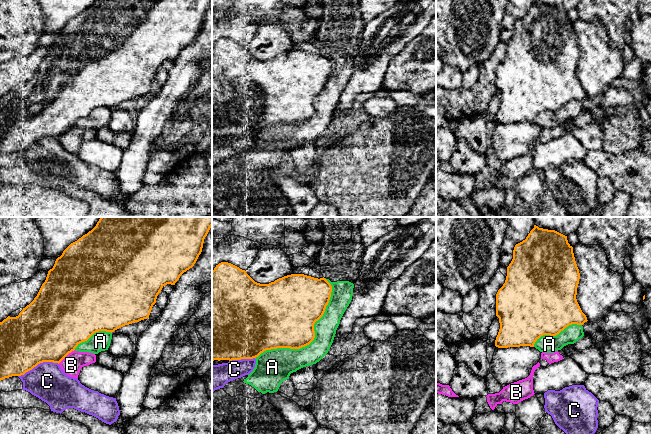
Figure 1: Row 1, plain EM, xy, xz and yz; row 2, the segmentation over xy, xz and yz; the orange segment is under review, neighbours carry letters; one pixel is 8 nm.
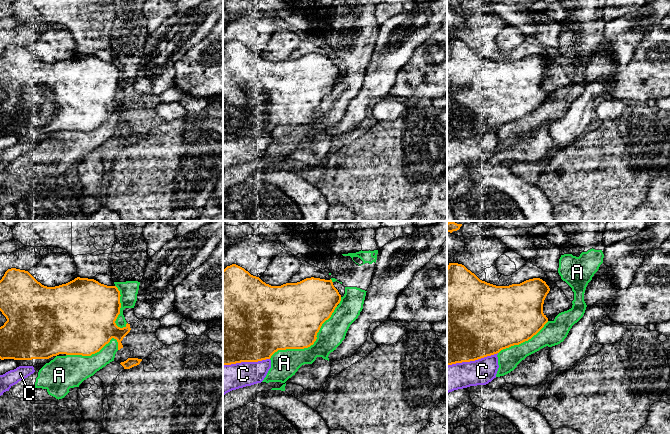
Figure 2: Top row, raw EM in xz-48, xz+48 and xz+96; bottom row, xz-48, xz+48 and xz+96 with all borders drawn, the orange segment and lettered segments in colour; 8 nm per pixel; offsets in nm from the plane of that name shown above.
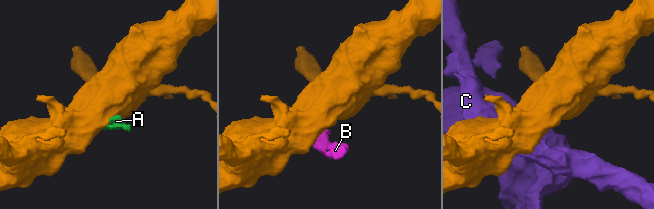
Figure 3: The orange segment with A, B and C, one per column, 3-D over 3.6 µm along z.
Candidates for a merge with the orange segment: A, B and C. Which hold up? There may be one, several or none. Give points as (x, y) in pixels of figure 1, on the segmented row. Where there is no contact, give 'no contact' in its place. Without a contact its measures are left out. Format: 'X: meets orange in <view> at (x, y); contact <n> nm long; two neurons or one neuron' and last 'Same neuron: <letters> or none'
A: meets orange in xz at (314, 337); contact 850 nm long; two neurons
B: meets orange in xy at (66, 355); contact 180 nm long; two neurons
C: meets orange in xy at (38, 363); contact 340 nm long; two neurons
Same neuron: none

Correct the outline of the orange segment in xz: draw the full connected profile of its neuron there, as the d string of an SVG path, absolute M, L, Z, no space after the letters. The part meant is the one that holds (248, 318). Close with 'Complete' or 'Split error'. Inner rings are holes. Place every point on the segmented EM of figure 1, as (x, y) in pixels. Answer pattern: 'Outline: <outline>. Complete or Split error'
Outline: M228 262L219 263L212 271L212 361L253 359L266 350L277 348L300 349L309 345L315 338L314 324L323 316L329 303L331 292L332 286L324 277L318 279L304 274L291 274L269 284L260 284L255 282L245 270Z. Complete

